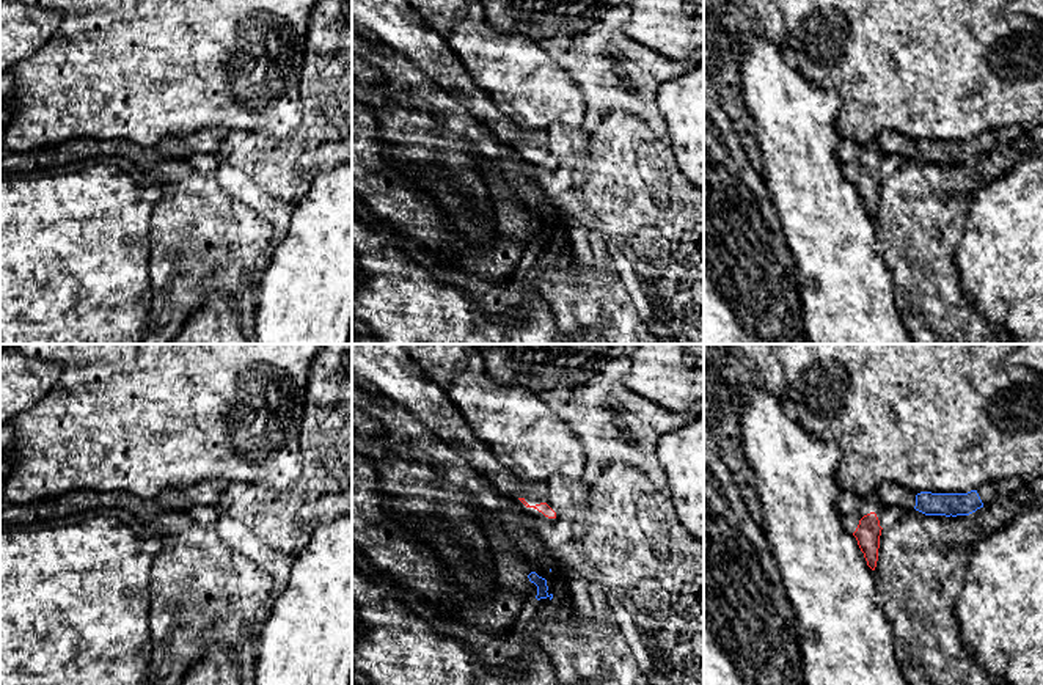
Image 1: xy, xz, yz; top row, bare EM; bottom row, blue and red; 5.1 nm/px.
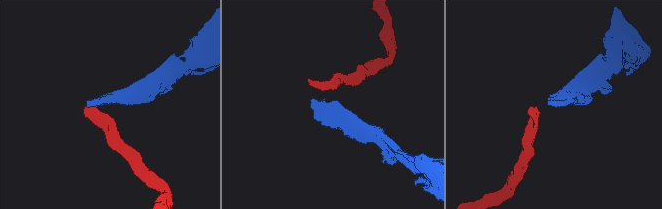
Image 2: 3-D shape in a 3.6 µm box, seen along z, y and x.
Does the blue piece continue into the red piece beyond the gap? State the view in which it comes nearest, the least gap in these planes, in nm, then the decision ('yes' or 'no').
yz | 190 nm | no

